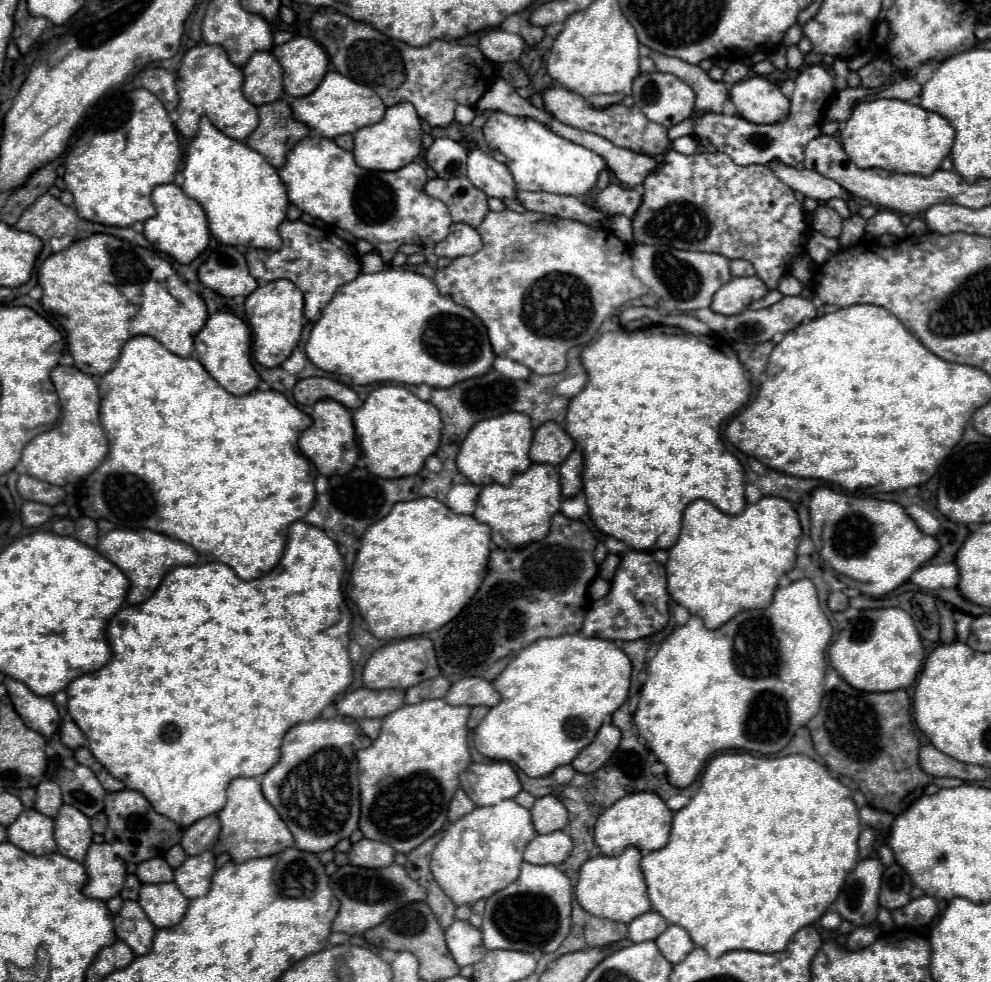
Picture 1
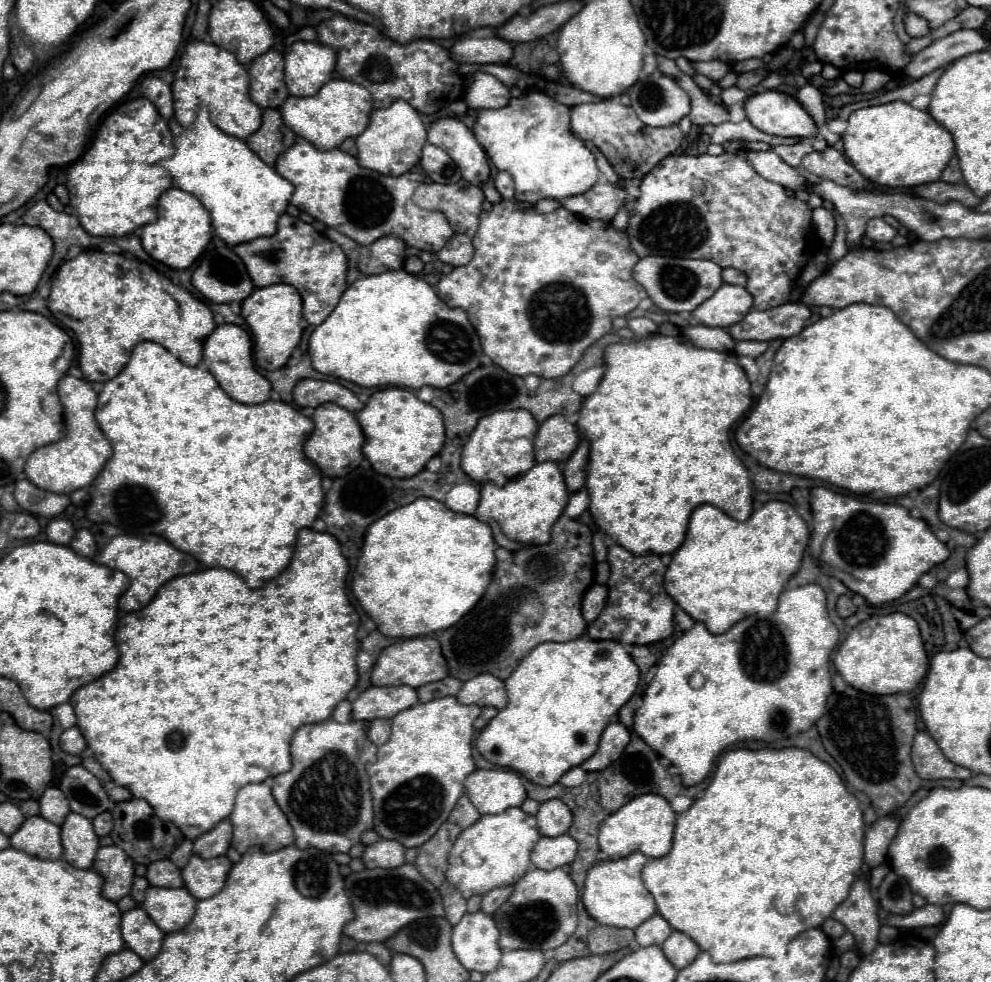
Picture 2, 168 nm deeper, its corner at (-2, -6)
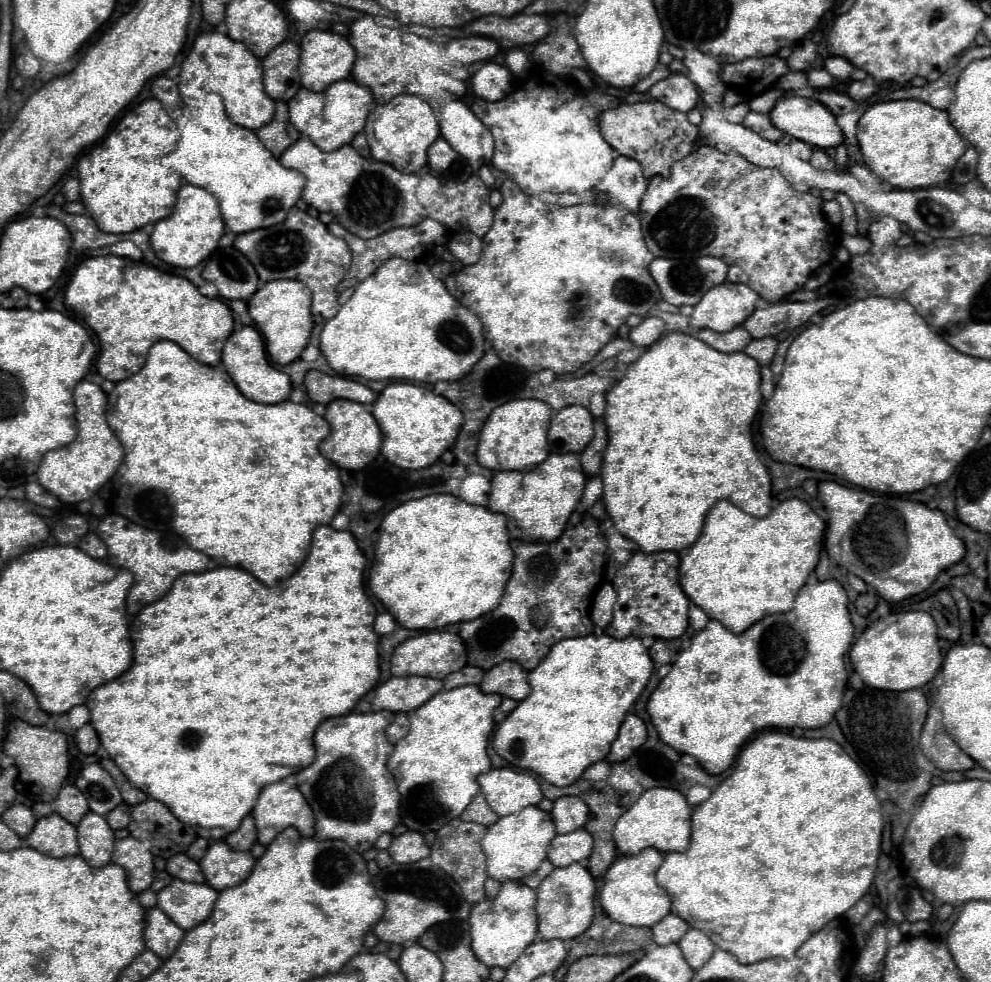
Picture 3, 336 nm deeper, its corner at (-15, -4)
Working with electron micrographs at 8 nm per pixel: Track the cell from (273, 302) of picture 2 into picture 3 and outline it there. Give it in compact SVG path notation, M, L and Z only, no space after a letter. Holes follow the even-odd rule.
M271 280L265 282L249 300L249 316L261 330L267 346L267 354L273 364L291 364L307 346L313 328L311 314L311 290L299 280Z

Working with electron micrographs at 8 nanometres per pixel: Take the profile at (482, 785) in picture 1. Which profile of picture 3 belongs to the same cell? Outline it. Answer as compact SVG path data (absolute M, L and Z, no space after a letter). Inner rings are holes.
M493 768L477 778L487 804L499 814L515 814L525 806L539 804L543 800L539 782L527 772L515 772L511 768Z

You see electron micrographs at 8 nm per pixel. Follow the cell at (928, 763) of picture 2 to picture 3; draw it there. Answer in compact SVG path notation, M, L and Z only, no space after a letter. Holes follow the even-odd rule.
M937 706L929 708L919 746L923 754L941 770L969 770L975 762L955 744L955 740L945 732L941 722L941 710Z

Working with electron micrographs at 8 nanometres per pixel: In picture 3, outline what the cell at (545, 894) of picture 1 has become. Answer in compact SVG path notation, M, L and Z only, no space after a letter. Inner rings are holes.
M581 864L555 868L537 888L539 938L569 940L583 934L593 922L593 900L595 900L595 880L587 868L583 868Z

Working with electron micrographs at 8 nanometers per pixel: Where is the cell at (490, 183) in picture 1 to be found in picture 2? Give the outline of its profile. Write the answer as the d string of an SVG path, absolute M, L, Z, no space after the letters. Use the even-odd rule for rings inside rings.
M440 118L436 120L427 136L428 142L438 148L444 148L450 158L458 164L462 176L474 184L484 186L490 182L490 166L484 148L478 144L470 128L458 118Z

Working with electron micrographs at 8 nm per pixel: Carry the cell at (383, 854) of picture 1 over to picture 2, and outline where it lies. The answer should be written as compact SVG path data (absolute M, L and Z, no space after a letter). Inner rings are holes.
M378 840L366 846L362 860L366 868L398 868L404 864L404 848L396 840Z

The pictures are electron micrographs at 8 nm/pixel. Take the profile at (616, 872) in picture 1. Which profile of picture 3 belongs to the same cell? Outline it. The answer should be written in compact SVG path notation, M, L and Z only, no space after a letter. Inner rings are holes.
M647 848L635 856L619 856L613 862L613 866L605 874L605 884L599 892L599 902L611 920L629 926L651 928L655 922L669 914L671 896L655 882L655 872L661 866L661 862L663 854L655 848Z

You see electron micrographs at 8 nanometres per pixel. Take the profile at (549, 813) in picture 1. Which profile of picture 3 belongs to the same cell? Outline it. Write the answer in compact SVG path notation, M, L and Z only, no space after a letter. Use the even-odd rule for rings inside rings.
M563 796L555 800L551 818L555 822L557 832L567 834L567 832L573 832L585 826L585 822L589 820L589 808L577 796Z

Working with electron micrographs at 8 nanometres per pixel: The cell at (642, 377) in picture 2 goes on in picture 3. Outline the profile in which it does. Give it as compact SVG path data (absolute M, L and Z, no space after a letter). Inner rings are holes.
M669 332L663 338L659 338L655 344L651 344L639 360L629 364L623 378L619 382L615 382L613 388L607 392L607 408L605 408L603 420L605 420L607 432L609 432L609 444L603 454L603 466L601 466L603 502L605 502L605 508L615 524L615 528L625 538L637 542L643 552L647 552L647 554L659 552L659 550L679 552L683 548L689 548L701 536L705 514L719 500L731 500L743 512L747 512L751 516L759 516L759 518L767 516L771 512L771 478L767 474L767 468L763 466L763 462L757 456L757 450L755 450L753 438L751 438L751 422L753 422L753 418L759 410L759 404L761 404L761 388L759 388L761 374L759 374L759 370L761 370L761 366L757 364L757 360L747 356L745 352L723 354L723 352L707 346L705 342L701 342L695 336L687 336L681 332Z

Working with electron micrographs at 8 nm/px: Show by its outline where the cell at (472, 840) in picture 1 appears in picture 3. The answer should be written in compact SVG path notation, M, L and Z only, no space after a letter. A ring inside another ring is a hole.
M527 806L515 814L499 818L481 840L481 848L487 856L487 874L499 882L521 880L533 874L547 858L551 838L555 838L555 834L557 832L551 822L551 814L539 810L537 806Z

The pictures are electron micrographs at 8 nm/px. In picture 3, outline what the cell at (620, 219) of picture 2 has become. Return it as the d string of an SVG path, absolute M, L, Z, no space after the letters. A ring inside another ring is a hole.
M619 156L613 162L613 168L603 176L599 190L615 200L629 212L639 212L641 196L647 190L647 180L643 178L641 164L633 158Z

